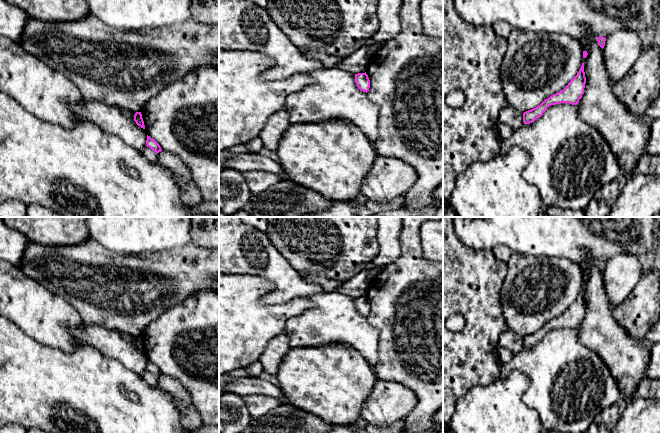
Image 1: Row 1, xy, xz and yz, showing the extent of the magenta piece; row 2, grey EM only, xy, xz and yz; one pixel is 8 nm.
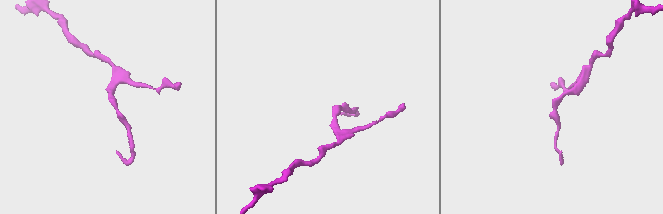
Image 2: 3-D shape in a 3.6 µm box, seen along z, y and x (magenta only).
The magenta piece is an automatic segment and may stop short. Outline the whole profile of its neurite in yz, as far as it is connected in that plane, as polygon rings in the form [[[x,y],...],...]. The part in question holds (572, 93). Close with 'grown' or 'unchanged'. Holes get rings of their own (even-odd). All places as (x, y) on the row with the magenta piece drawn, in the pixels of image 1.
[[[582,63],[578,74],[568,83],[568,85],[563,90],[551,95],[536,108],[523,113],[524,124],[530,124],[534,122],[537,118],[541,117],[547,108],[551,105],[561,103],[577,105],[582,95],[584,94],[585,84],[586,77],[584,72],[584,63]]] | unchanged

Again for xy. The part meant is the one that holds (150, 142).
[[[147,135],[146,140],[146,146],[155,151],[156,153],[159,153],[162,151],[160,145],[150,136]]] | unchanged

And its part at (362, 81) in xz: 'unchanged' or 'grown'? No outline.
unchanged

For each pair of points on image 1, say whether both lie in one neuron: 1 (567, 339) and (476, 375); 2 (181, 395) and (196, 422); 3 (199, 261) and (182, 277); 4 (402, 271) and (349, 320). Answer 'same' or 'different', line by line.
1: different
2: same
3: same
4: different

